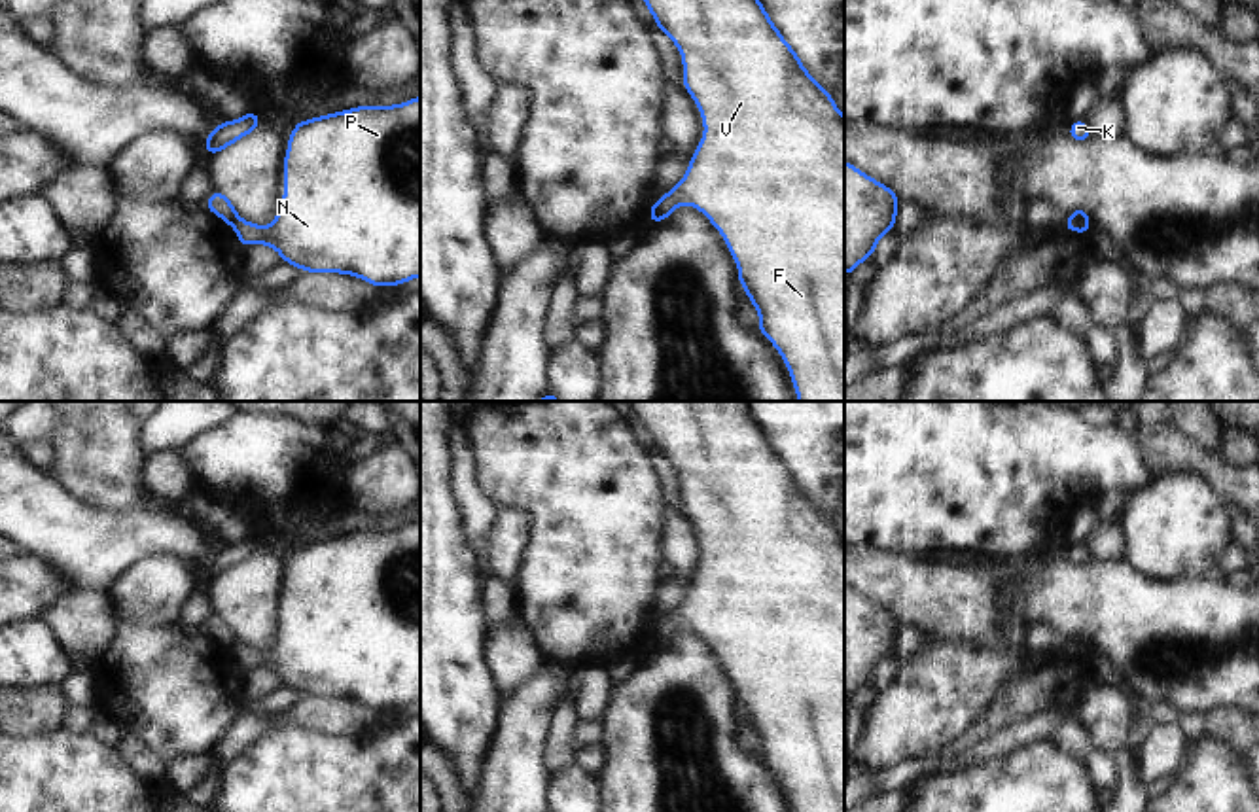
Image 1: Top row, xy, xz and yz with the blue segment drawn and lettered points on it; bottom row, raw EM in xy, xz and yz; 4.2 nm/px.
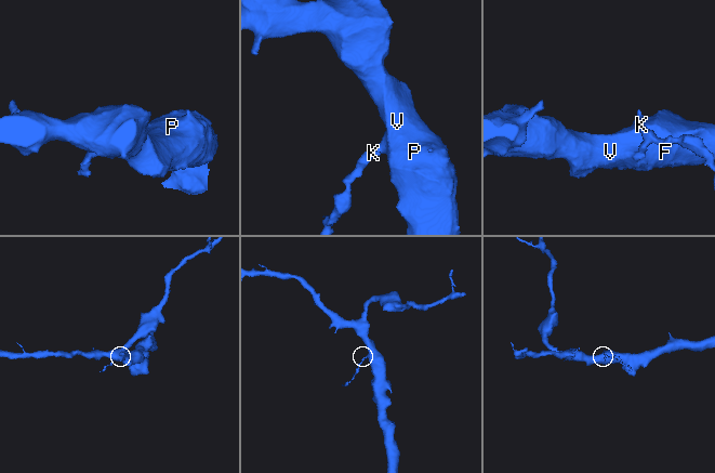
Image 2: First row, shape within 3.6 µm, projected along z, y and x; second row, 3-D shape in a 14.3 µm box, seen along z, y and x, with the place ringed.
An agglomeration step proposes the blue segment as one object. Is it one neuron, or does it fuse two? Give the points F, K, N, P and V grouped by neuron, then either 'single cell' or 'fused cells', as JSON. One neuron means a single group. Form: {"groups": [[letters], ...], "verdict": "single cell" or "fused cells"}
{"groups": [["F", "N", "P", "V"], ["K"]], "verdict": "fused cells"}

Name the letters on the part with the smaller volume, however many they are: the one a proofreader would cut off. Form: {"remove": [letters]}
{"remove": ["K"]}

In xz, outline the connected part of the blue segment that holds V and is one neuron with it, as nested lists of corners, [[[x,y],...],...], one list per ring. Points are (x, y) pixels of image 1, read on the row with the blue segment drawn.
[[[644,0],[655,25],[678,45],[683,61],[683,87],[693,97],[704,121],[704,136],[691,155],[683,180],[657,201],[659,221],[678,204],[693,204],[723,235],[738,265],[740,288],[746,290],[761,322],[757,329],[776,346],[789,369],[799,401],[844,401],[844,115],[831,95],[805,70],[782,38],[759,0]]]

